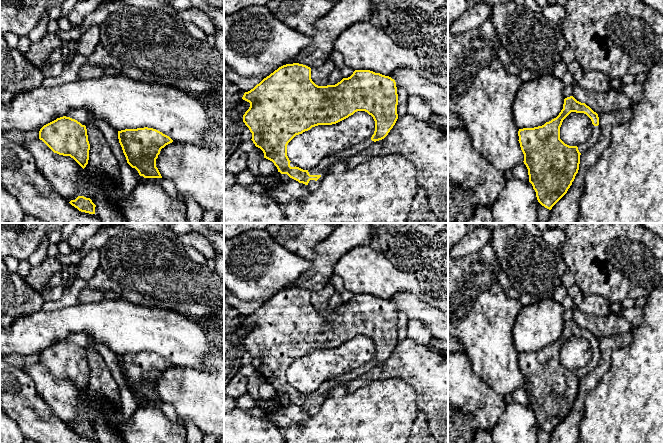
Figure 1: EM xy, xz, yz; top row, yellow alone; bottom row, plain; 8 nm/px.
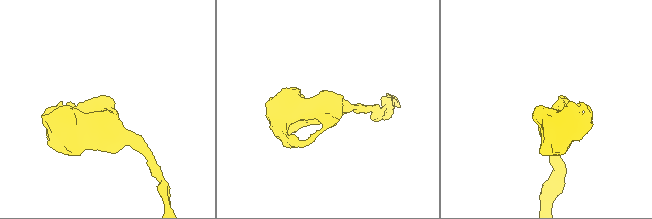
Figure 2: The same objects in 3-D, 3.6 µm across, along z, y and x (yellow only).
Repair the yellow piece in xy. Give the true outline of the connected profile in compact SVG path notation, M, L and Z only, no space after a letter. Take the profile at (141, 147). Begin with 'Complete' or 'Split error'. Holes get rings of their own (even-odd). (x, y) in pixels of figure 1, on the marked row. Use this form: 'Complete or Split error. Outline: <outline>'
Complete. Outline: M153 128L125 129L118 131L119 143L127 163L144 178L162 178L156 159L162 148L173 140Z

